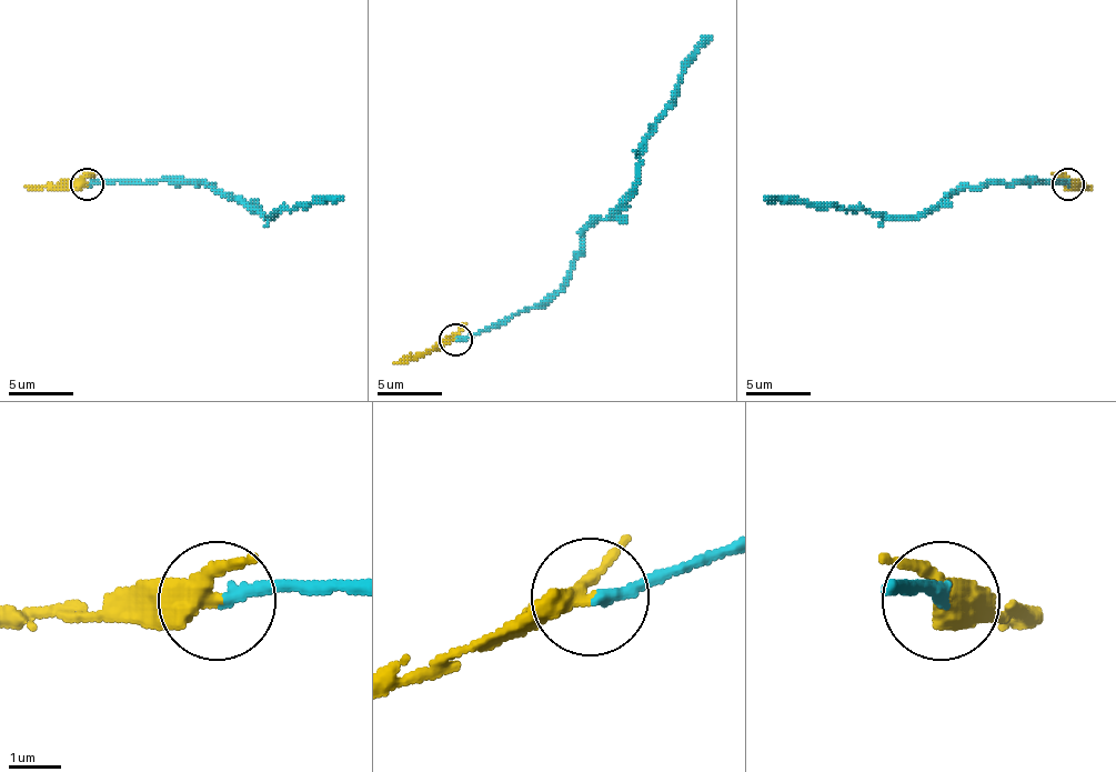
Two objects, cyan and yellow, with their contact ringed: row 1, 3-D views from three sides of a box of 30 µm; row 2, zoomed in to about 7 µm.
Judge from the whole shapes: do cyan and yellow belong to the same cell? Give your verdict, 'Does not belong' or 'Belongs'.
Does not belong

